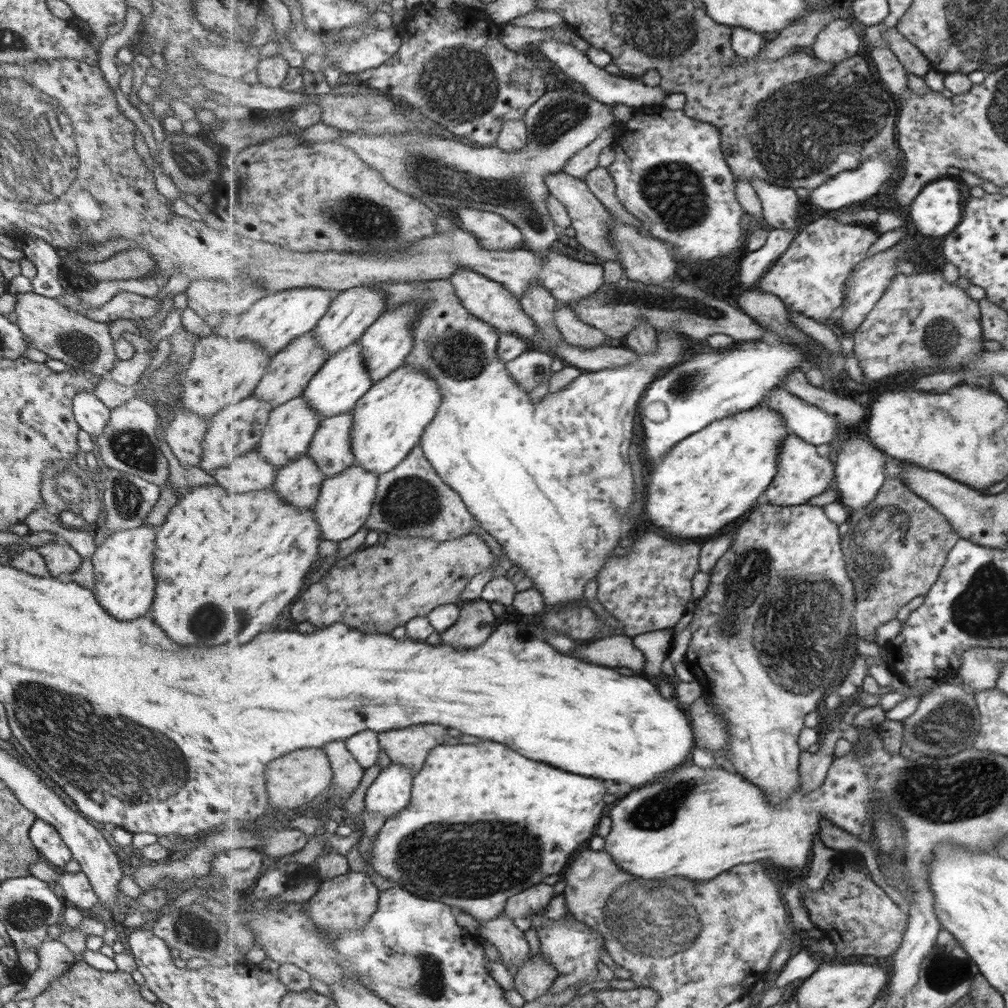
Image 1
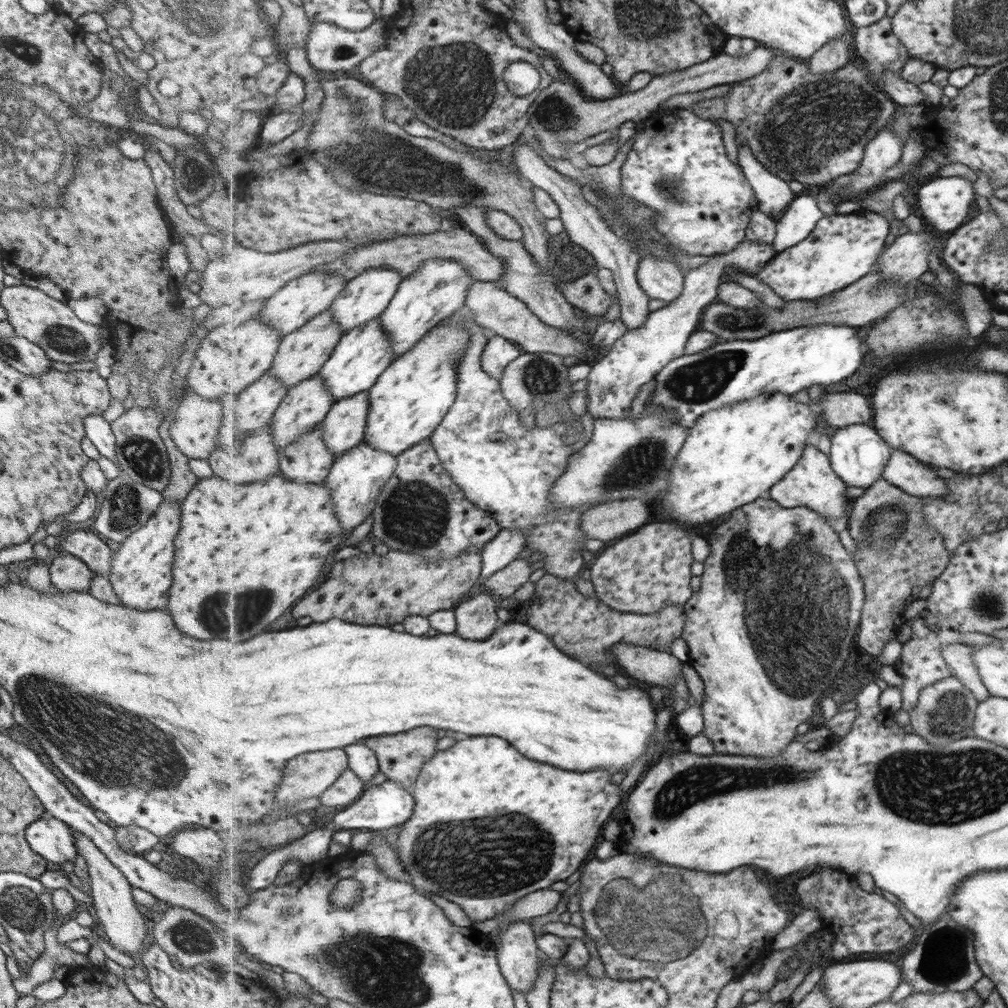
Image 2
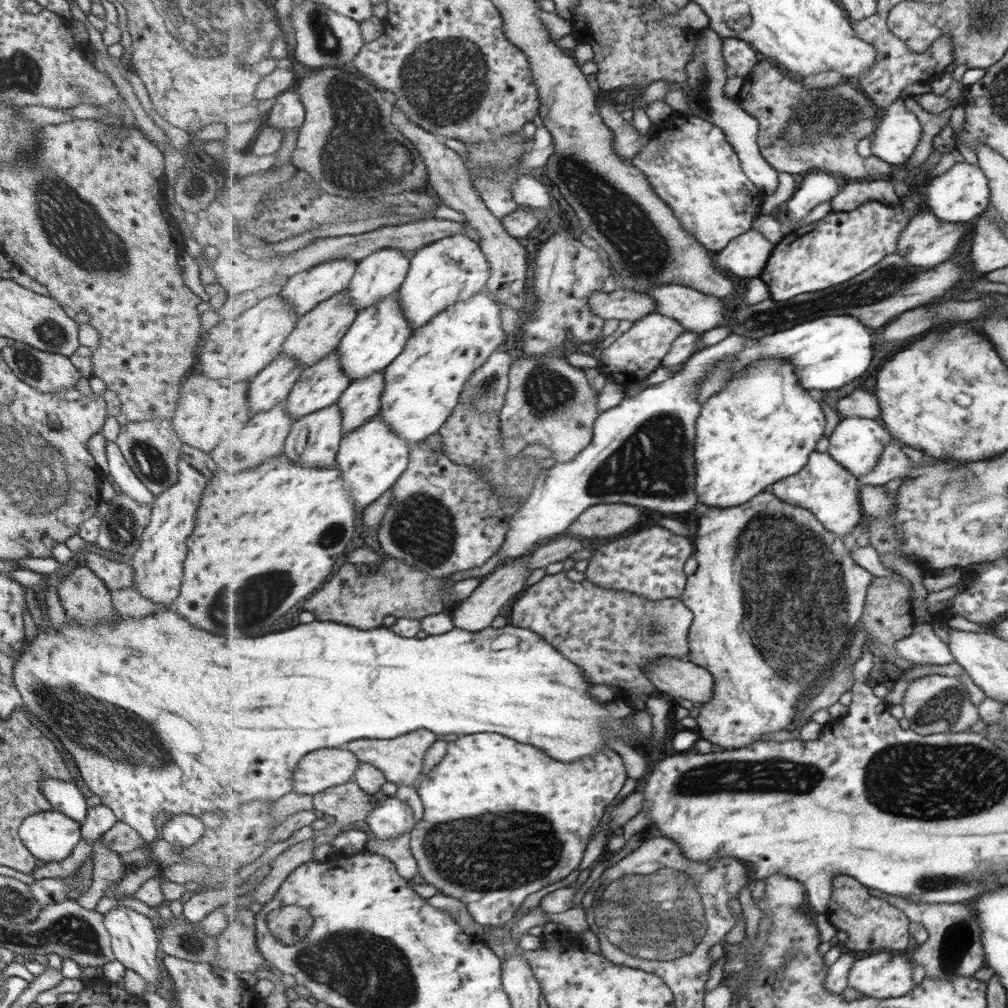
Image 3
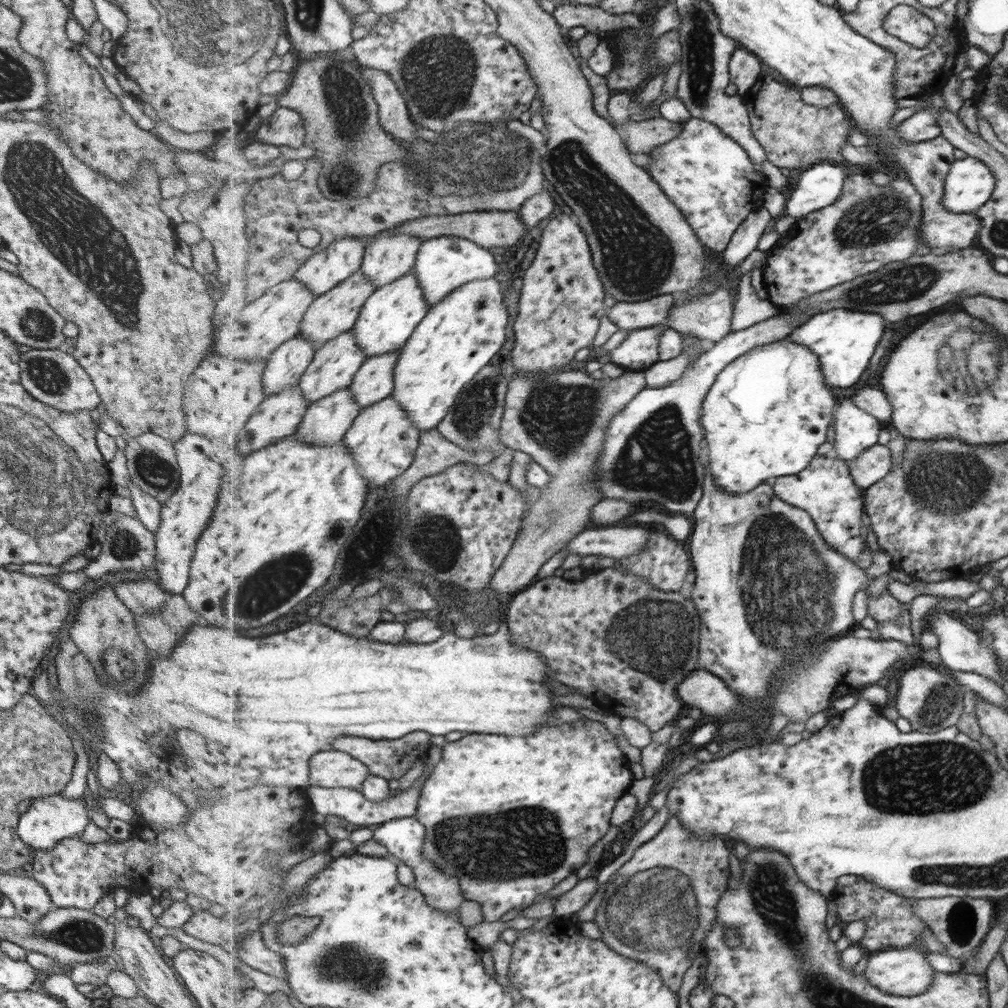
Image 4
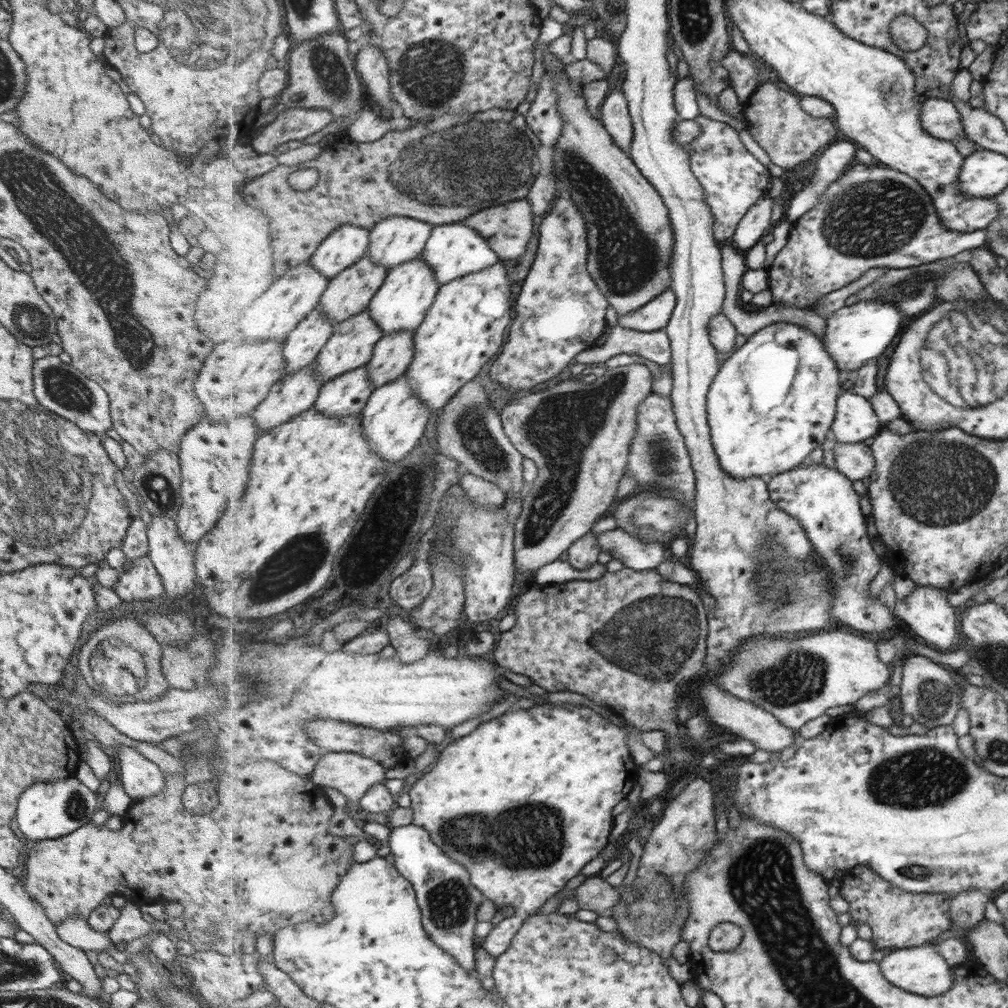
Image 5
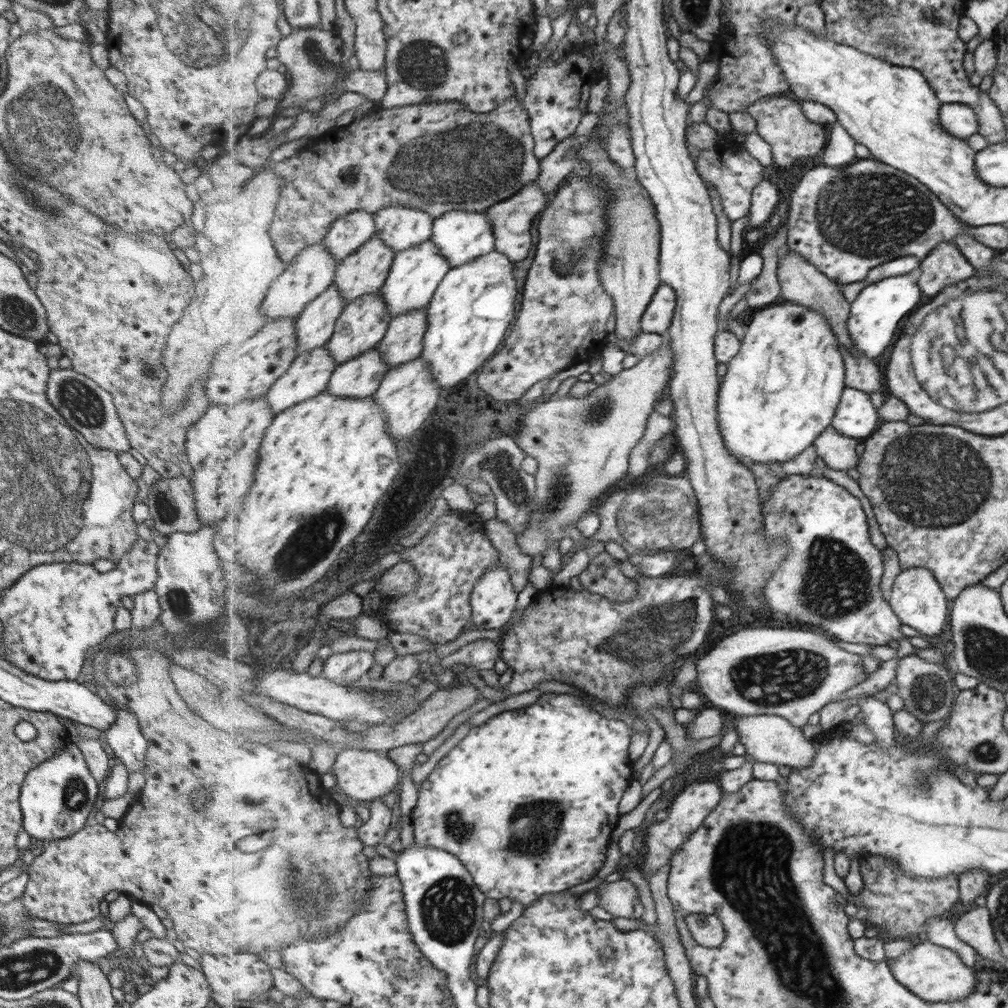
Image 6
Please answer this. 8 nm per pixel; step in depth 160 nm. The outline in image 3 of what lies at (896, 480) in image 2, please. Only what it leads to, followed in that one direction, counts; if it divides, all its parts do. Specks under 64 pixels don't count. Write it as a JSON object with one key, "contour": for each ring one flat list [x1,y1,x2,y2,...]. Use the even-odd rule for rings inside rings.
{"contour":[[889,443,882,452,877,468,871,474,860,477,860,482,873,486,887,484,894,478,901,478,903,482,907,482,913,478,911,472,914,472,914,464,897,445]]}

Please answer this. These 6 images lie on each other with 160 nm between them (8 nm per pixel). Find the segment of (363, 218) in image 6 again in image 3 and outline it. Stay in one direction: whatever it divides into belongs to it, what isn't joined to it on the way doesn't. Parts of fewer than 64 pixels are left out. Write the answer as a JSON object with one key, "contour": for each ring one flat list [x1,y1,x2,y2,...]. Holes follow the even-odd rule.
{"contour":[[328,260,292,276,280,295,299,316,303,316,325,300,346,291,357,270,358,261]]}

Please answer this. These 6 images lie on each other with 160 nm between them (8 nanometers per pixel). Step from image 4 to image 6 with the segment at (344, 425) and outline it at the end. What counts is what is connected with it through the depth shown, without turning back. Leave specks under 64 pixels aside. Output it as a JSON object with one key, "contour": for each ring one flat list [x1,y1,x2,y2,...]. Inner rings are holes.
{"contour":[[377,346,352,361,340,364,327,391,343,398,373,397,389,370]]}

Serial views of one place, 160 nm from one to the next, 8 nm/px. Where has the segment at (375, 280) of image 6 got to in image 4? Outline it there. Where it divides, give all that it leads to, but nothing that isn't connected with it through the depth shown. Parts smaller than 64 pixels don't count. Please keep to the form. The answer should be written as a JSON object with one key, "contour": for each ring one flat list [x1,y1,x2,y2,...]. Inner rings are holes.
{"contour":[[357,271,351,278,339,283,330,292,316,298,303,319,301,334,310,338,319,348,329,343,330,340,337,339,344,332,351,331,357,324,363,306,376,292,375,287,375,283,363,271]]}

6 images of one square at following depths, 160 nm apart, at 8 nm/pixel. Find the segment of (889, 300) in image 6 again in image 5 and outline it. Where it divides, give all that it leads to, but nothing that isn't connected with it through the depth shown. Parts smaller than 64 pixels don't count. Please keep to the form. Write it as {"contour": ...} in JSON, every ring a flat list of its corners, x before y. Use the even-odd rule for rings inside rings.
{"contour":[[861,301,830,313,826,317,825,335,821,338,845,377,850,376,851,372,857,372,871,358,879,358,889,348,891,338,899,330,899,318,901,311,893,303]]}

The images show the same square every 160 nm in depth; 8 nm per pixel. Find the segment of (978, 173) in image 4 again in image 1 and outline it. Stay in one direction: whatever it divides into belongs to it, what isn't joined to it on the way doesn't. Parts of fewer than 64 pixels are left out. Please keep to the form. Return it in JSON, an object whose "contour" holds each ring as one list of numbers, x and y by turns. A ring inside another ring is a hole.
{"contour":[[931,181,909,205,911,224,924,236,945,236,959,224,961,194,955,182]]}

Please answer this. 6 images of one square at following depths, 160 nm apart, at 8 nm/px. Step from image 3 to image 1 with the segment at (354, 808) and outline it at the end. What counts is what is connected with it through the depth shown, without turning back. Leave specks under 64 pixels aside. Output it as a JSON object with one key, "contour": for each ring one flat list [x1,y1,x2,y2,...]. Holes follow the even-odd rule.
{"contour":[[335,740,324,747,329,755,331,766,334,772,333,786,338,790,338,799,345,799,361,784,365,769,355,760,351,751,347,748,345,740]]}

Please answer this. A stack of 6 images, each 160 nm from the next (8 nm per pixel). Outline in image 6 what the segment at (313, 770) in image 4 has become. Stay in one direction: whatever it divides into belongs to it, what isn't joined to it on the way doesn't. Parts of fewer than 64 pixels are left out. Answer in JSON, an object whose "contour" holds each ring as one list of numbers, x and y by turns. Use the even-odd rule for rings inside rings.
{"contour":[[349,748,337,753,331,768,336,777,336,788,349,796,352,800,367,803,369,800,383,798,400,785,400,767,380,751,367,751,359,748]]}

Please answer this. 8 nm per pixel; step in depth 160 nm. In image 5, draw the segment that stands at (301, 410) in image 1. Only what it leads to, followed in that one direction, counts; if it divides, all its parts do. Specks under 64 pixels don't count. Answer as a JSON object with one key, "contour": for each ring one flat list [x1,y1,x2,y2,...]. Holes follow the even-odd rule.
{"contour":[[365,310,362,314,335,324,333,336,316,358,316,369,320,374,322,383,328,383,338,376,345,375,346,372,354,371,369,364,374,355,375,347,383,337,384,330,373,320,370,310]]}

